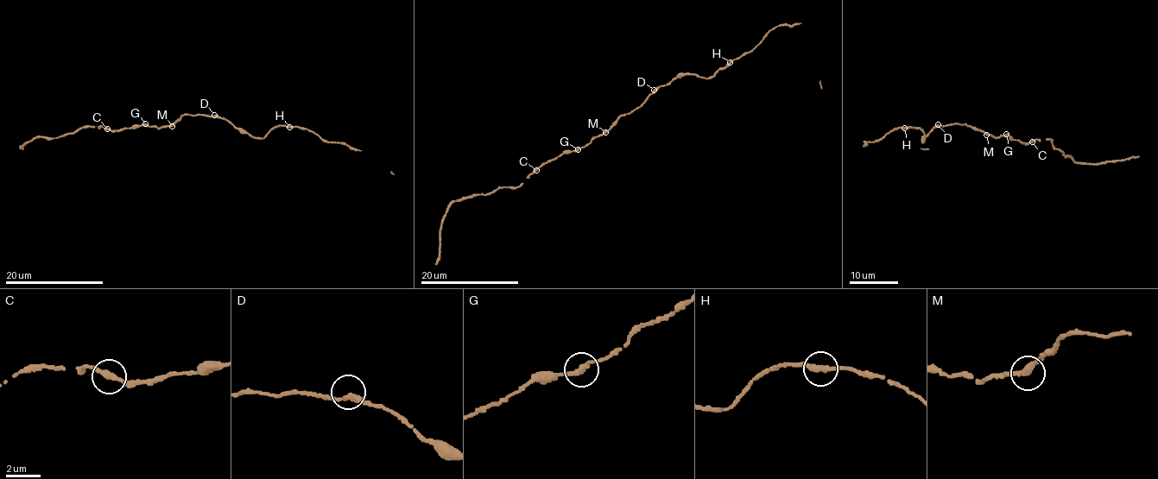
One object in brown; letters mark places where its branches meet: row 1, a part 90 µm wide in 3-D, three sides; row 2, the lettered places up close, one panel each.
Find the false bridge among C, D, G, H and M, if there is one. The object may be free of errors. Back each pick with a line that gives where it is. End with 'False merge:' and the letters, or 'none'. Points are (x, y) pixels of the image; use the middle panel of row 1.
False merge: none

